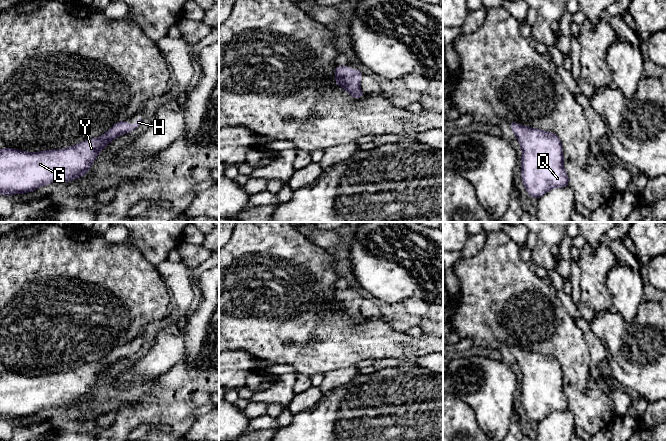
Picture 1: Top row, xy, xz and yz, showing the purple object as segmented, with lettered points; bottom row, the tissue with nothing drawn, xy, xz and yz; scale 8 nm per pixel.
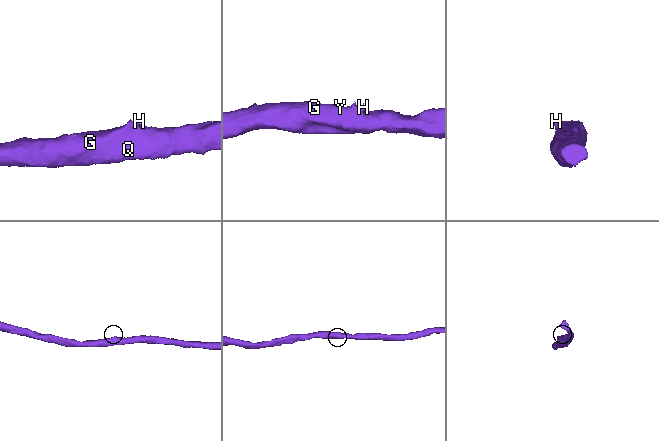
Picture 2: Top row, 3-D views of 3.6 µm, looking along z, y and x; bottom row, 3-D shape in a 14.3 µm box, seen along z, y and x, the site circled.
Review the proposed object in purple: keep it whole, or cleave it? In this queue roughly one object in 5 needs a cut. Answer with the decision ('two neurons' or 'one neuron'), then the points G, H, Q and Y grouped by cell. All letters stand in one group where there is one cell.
one neuron; groups G H Q Y

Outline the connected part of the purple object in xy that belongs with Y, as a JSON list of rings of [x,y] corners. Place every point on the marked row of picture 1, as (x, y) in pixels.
[[[138,119],[134,125],[129,125],[127,120],[115,123],[105,134],[98,138],[92,138],[85,140],[74,146],[65,149],[53,149],[44,150],[40,152],[26,152],[22,150],[12,149],[6,147],[0,150],[0,195],[14,195],[21,193],[28,193],[36,191],[43,185],[50,183],[66,183],[73,179],[84,176],[91,168],[92,163],[95,161],[99,152],[105,148],[105,146],[111,143],[116,137],[127,134],[135,129],[141,124],[142,119]]]

